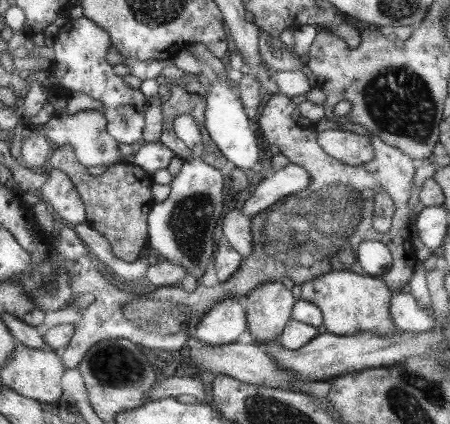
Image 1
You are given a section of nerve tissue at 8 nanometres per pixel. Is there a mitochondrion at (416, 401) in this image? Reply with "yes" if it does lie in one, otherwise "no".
yes

